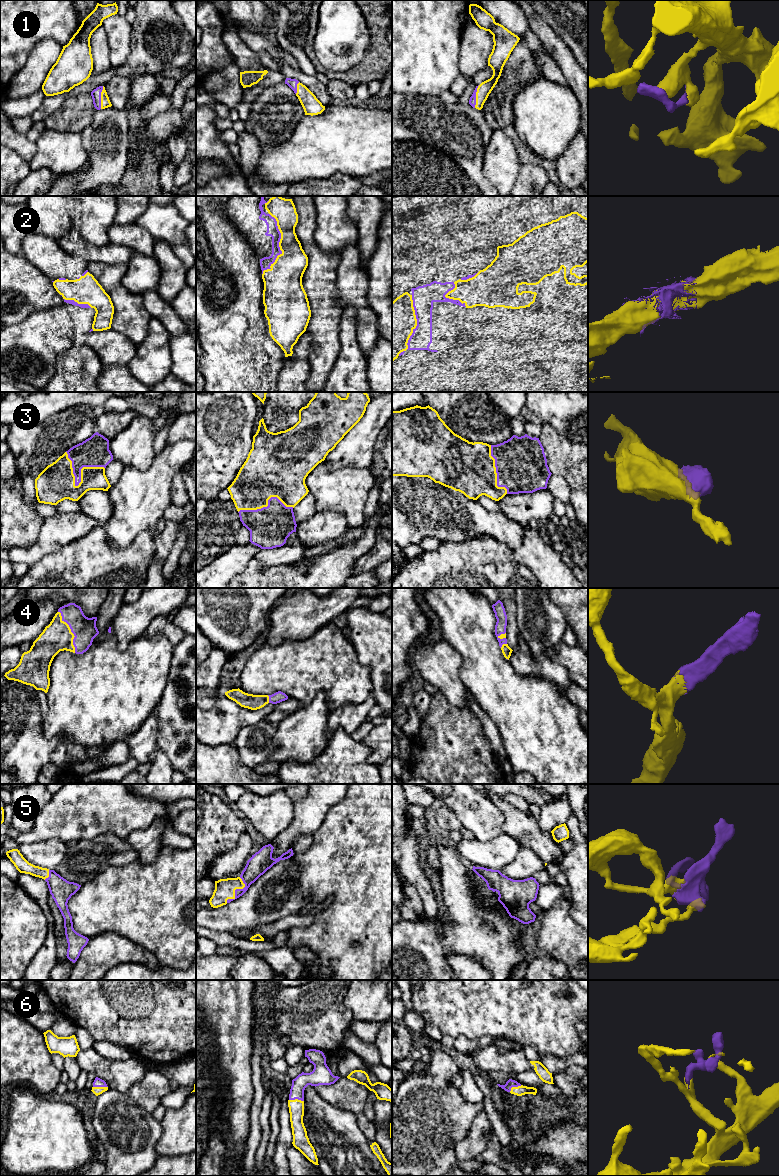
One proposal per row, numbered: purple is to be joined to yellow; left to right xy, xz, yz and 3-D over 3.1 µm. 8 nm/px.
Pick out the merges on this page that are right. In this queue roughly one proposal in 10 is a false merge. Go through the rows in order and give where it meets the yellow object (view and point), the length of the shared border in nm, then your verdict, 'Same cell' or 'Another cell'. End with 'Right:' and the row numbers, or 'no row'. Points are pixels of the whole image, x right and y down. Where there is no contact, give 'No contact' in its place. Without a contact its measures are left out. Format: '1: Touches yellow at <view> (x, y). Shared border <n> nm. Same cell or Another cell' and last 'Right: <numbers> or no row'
1: Touches yellow at xy (101, 97). Shared border 190 nm. Same cell
2: Touches yellow at xz (279, 245). Shared border 500 nm. Same cell
3: Touches yellow at xy (79, 483). Shared border 340 nm. Same cell
4: Touches yellow at xy (71, 632). Shared border 360 nm. Same cell
5: Touches yellow at xz (236, 888). Shared border 240 nm. Same cell
6: Touches yellow at xy (100, 1087). Shared border 120 nm. Same cell
Right: 1, 2, 3, 4, 5, 6

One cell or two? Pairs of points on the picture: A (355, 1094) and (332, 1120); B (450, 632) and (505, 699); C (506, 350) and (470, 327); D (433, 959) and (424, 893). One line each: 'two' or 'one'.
A: two
B: one
C: one
D: two

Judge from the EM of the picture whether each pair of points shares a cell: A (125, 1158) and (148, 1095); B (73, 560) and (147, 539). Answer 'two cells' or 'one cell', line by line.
A: two cells
B: one cell

